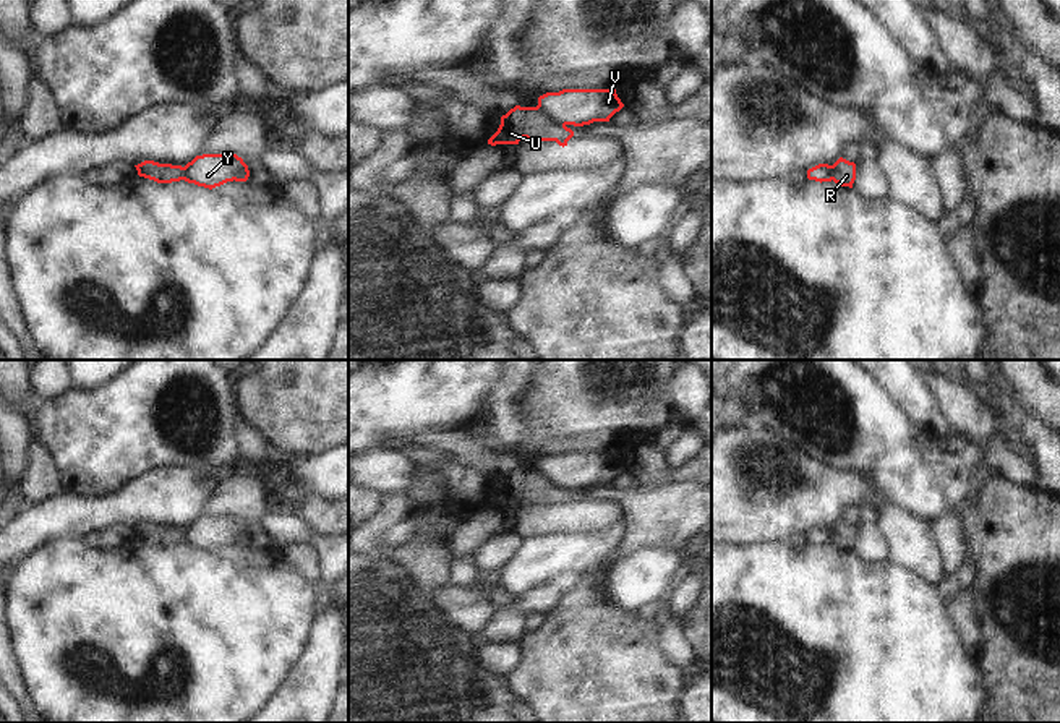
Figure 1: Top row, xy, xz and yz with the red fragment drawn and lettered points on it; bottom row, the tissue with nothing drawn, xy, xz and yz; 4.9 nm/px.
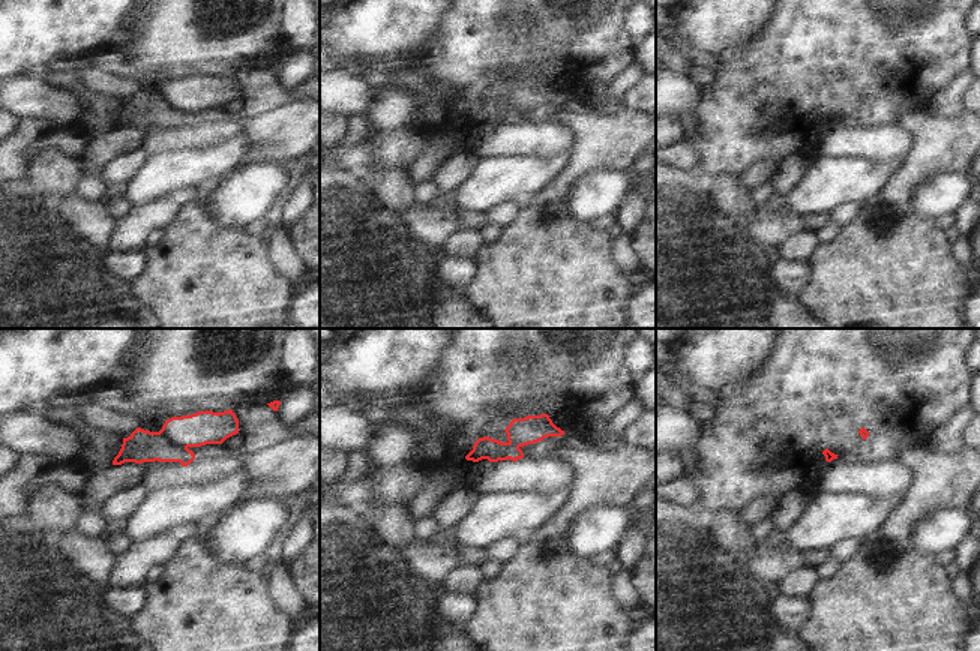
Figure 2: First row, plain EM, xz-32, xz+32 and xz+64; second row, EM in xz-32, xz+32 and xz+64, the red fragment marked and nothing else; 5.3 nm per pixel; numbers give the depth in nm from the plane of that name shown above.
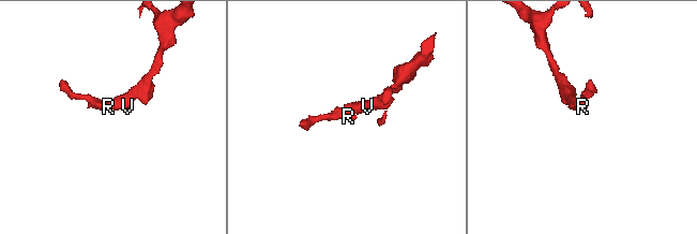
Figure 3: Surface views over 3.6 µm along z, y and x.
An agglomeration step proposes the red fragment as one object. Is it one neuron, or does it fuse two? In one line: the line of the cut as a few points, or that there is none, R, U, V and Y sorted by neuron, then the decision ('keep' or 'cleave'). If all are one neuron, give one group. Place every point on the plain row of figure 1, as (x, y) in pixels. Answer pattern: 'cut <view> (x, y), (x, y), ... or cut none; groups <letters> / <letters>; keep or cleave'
cut xz (537, 469), (564, 490); groups R U / V Y; cleave

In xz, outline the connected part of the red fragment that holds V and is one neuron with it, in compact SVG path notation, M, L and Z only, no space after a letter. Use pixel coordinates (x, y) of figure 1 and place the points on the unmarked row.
M562 452L540 459L536 470L564 490L583 490L593 485L609 485L624 467L616 452Z

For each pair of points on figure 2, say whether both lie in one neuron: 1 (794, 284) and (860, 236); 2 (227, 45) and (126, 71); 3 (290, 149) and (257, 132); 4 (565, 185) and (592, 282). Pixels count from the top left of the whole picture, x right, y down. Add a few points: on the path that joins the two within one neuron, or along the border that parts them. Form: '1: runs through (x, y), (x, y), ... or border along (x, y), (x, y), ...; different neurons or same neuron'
1: border along (811, 260), (812, 279), (799, 297); different neurons
2: border along (120, 51), (123, 59), (137, 71), (137, 80); different neurons
3: runs through (282, 141), (273, 132), (264, 132); same neuron
4: runs through (559, 209), (562, 216), (562, 252), (568, 258); same neuron

